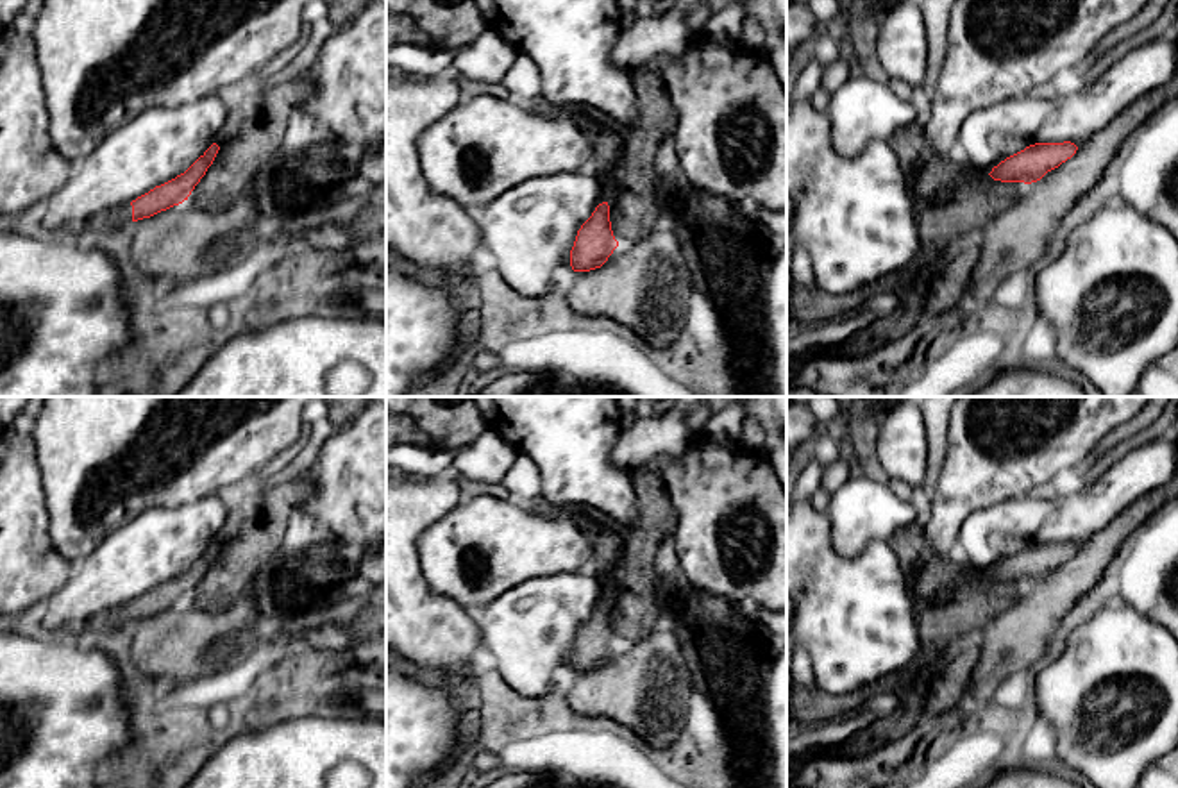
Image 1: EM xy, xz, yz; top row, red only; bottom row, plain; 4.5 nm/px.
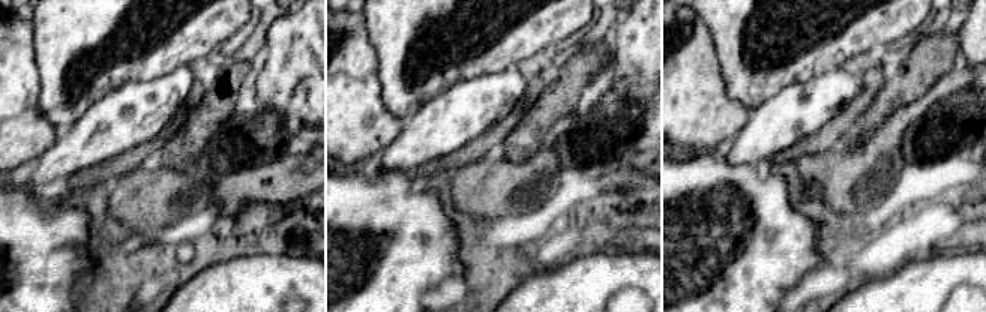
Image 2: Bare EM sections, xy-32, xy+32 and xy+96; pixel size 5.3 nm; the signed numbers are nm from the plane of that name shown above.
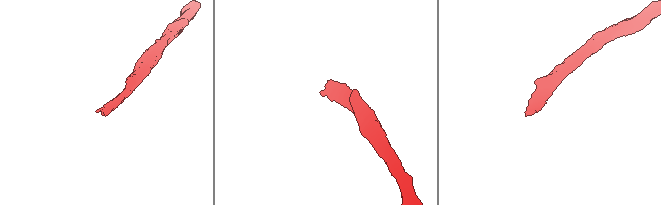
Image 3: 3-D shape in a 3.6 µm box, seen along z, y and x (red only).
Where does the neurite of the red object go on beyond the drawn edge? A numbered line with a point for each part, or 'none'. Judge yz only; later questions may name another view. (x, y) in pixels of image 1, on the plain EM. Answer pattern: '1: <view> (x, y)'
none

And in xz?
none

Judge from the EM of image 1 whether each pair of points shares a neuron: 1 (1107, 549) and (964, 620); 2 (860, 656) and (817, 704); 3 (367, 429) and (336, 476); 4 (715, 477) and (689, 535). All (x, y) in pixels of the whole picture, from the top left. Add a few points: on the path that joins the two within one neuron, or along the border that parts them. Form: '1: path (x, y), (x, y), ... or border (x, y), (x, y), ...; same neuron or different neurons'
1: border (991, 619), (982, 628); different neurons
2: border (816, 687), (824, 694); different neurons
3: path (367, 440), (367, 445), (347, 465); same neuron
4: path (715, 492), (715, 508), (703, 520); same neuron

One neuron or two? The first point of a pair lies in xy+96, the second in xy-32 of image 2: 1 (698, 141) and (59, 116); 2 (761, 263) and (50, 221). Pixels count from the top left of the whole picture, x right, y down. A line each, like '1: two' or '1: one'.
1: two
2: one

